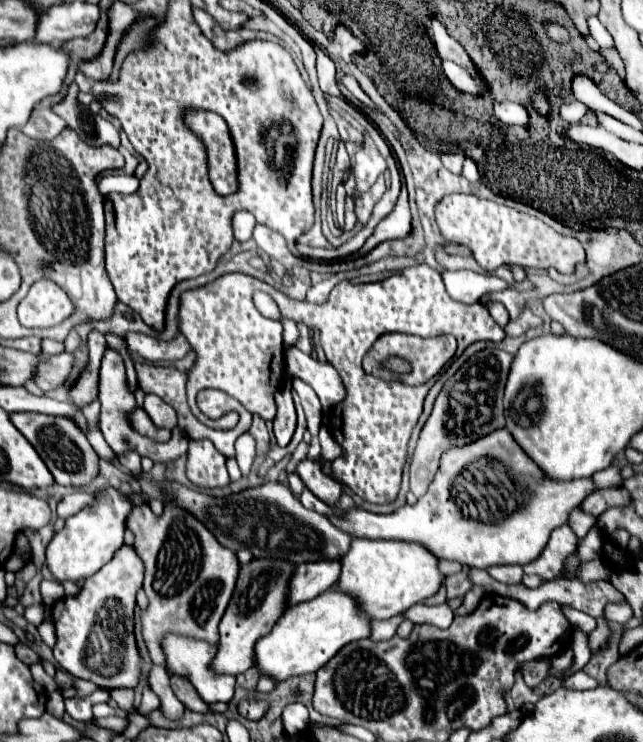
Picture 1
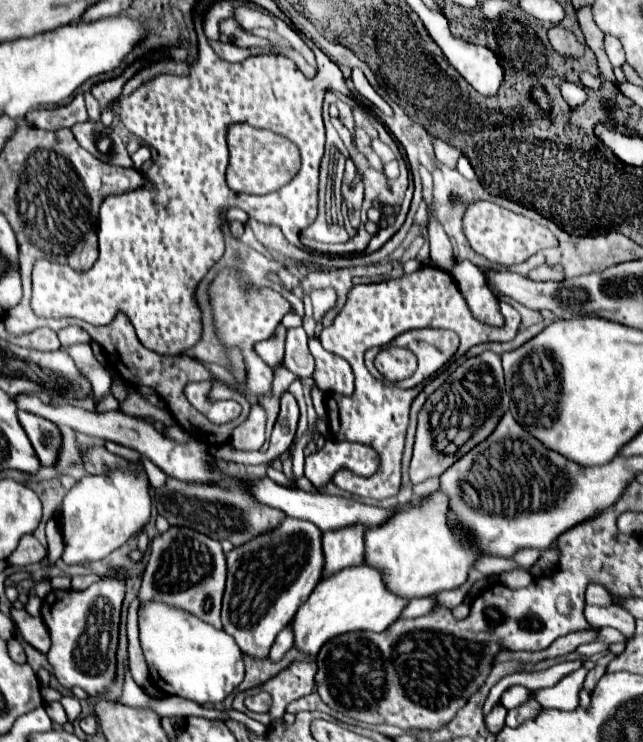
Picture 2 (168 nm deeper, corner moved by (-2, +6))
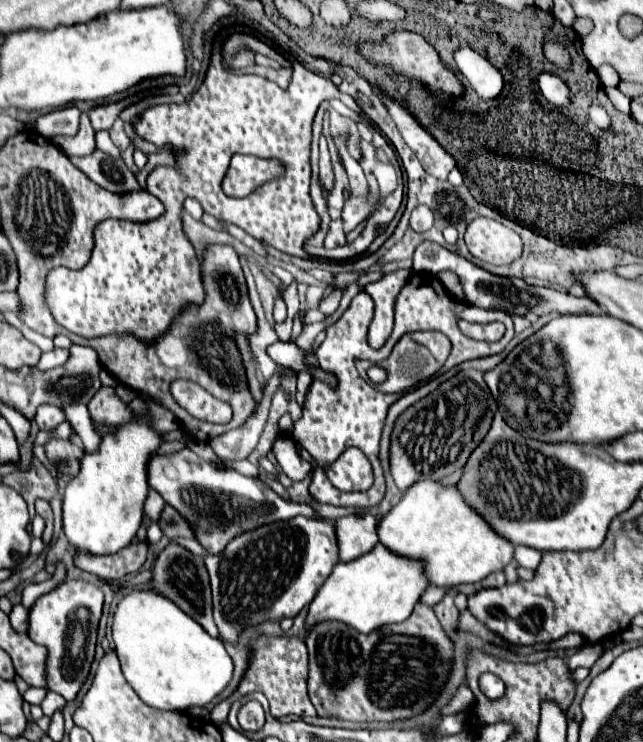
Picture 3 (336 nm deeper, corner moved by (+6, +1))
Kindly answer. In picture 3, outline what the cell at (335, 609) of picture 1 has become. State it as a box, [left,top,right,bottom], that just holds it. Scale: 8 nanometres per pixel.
[306,543,430,633]

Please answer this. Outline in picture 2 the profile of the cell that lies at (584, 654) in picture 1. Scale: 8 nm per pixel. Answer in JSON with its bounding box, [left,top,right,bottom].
[534,660,594,710]

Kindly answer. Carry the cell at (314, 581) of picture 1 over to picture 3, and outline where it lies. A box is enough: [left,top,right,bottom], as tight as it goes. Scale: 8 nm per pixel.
[336,513,378,561]

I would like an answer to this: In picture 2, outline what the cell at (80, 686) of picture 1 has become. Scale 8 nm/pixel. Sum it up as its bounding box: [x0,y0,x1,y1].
[60,696,80,722]

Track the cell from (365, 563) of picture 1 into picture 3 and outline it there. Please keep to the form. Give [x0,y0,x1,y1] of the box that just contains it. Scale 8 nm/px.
[378,481,514,587]

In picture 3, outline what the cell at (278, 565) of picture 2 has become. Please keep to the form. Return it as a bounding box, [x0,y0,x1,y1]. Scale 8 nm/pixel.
[204,517,338,641]

